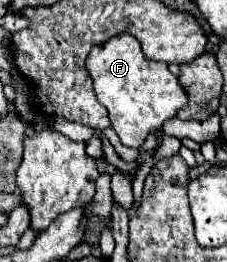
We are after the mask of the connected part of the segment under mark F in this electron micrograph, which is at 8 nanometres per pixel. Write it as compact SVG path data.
M126 33L106 41L102 47L94 47L86 59L86 69L98 101L108 109L112 127L126 147L138 149L152 131L160 129L166 119L176 117L178 109L188 103L186 91L178 83L178 77L168 71L168 65L146 59L138 39Z

